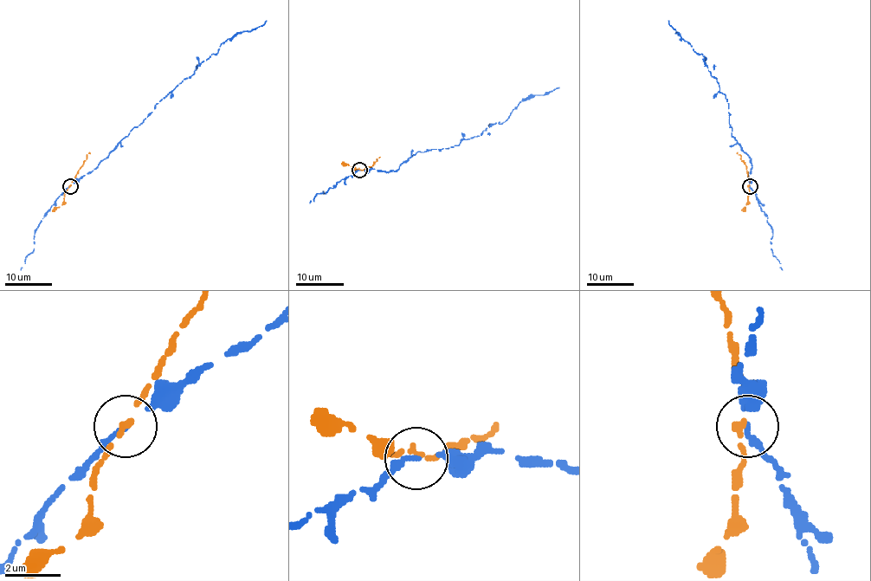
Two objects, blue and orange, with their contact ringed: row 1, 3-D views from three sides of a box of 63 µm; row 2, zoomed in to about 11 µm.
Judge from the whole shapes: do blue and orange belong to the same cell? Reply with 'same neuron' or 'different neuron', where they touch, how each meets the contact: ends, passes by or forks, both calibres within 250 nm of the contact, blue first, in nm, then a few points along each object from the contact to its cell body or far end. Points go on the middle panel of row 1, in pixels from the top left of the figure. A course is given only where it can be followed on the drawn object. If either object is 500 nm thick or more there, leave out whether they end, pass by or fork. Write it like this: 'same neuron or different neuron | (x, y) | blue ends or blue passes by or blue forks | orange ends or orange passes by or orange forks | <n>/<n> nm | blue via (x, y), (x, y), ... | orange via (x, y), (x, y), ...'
different neuron | (359, 170) | blue passes by | orange passes by | 140/170 nm | blue via (359, 171), (396, 171), (418, 151), (452, 147), (496, 122), (502, 124), (530, 96), (558, 87) | orange via (359, 169), (371, 166), (379, 157)

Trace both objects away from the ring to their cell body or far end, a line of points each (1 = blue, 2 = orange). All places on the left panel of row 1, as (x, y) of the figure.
1: (69, 186), (91, 173), (160, 100), (216, 54), (220, 46), (228, 38), (256, 29), (266, 21)
2: (69, 186), (89, 151)

